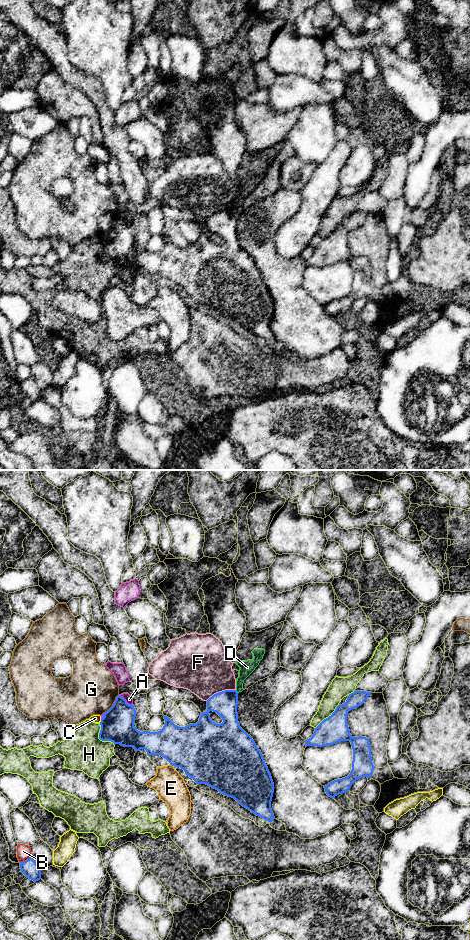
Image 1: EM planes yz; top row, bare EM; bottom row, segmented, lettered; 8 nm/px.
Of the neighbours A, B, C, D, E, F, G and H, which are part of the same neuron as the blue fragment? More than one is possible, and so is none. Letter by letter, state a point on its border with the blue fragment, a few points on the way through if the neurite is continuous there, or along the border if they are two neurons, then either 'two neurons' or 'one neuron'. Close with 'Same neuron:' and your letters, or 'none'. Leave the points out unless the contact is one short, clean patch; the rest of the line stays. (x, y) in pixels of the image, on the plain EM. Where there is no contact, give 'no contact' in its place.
A: meets blue in yz at (125, 221); two neurons
B: meets blue in yz at (26, 380); two neurons
C: meets blue in yz at (101, 241); two neurons
D: meets blue in yz at (236, 211); border along yz (235, 210), (238, 212); two neurons
E: meets blue in yz at (171, 284); two neurons
F: meets blue in yz at (220, 212); border along yz (235, 209), (225, 209), (216, 212), (206, 220); two neurons
G: meets blue in yz at (113, 225); two neurons
H: meets blue in yz at (99, 258); two neurons
Same neuron: none

